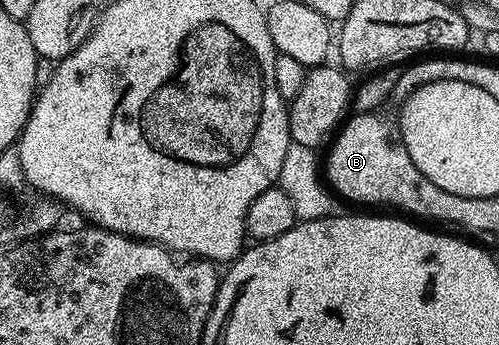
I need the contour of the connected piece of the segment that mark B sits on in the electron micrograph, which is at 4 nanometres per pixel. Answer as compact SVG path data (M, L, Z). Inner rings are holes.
M355 112L348 115L334 133L330 148L331 153L325 156L325 180L345 199L356 200L359 204L388 204L391 207L388 209L398 210L411 218L444 220L447 224L456 224L456 229L467 230L469 206L473 206L473 202L449 194L449 190L441 190L441 186L433 186L433 182L413 166L413 158L409 158L402 143L397 142L392 125L390 128L379 114Z

